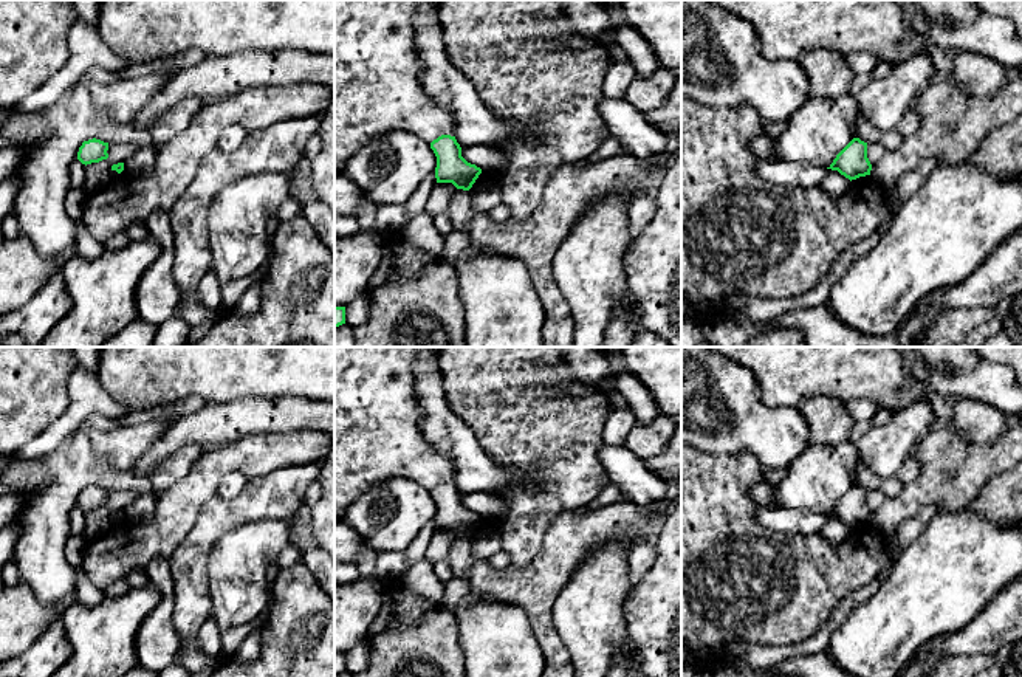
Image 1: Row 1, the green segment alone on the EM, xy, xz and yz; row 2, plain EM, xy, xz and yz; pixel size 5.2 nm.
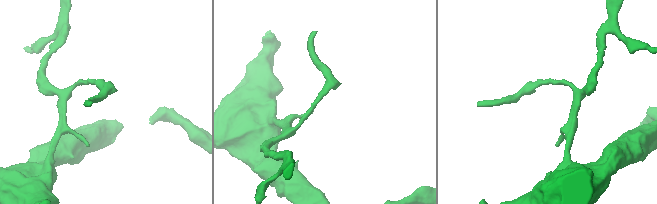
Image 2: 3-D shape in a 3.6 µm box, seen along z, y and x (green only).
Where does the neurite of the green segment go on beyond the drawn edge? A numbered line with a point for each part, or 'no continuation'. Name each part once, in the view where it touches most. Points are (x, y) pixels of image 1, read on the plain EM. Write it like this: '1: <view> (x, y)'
no continuation

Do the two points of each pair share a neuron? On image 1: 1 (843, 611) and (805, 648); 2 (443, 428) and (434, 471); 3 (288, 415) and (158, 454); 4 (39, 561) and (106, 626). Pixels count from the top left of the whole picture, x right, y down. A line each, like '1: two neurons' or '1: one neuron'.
1: one neuron
2: two neurons
3: one neuron
4: two neurons

